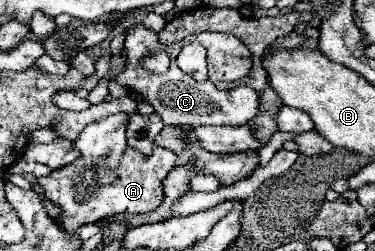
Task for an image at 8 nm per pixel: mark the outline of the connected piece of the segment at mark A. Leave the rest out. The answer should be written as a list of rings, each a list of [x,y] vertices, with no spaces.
[[[154,146],[150,156],[144,156],[134,148],[126,148],[120,166],[114,172],[98,168],[92,160],[78,158],[66,168],[38,178],[38,184],[42,186],[44,196],[62,208],[62,228],[68,234],[74,234],[82,224],[94,224],[104,214],[146,214],[158,208],[162,202],[162,180],[174,168],[174,162],[174,152],[160,146]]]

